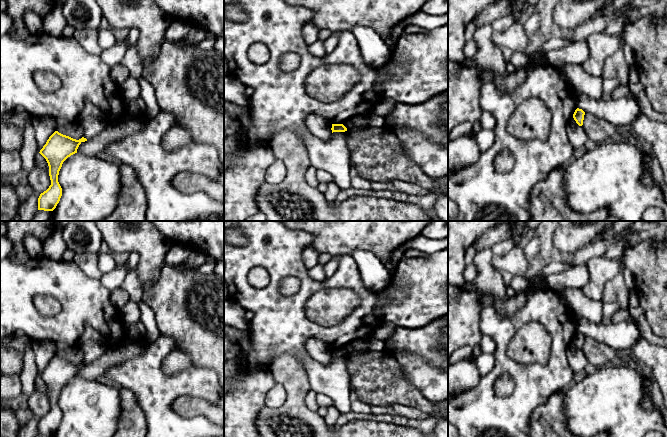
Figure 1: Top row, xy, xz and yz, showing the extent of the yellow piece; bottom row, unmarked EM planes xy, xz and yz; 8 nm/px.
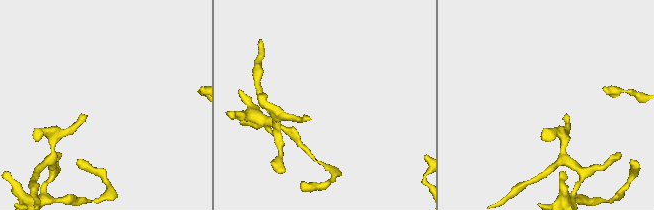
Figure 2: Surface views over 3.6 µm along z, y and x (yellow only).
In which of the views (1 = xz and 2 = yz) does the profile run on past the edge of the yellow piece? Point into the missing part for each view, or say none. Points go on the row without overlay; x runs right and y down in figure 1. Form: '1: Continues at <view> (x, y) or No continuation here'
1: No continuation here
2: No continuation here

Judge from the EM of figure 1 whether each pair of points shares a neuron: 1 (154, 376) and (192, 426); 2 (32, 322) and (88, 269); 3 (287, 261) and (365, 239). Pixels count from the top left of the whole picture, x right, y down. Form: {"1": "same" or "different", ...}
{"1": "same", "2": "different", "3": "different"}

